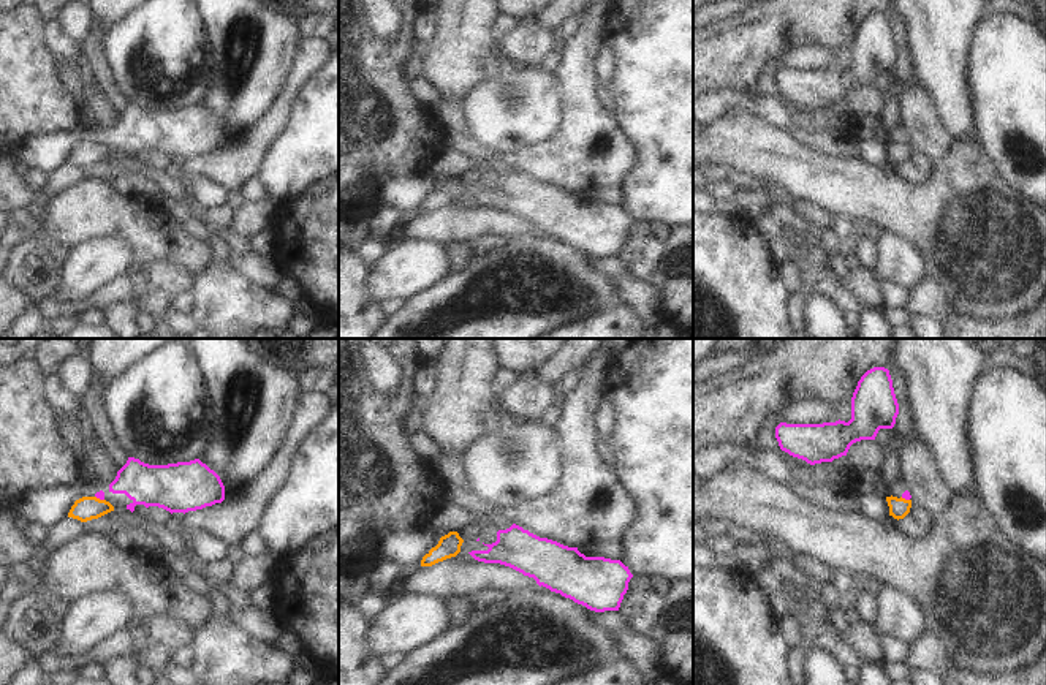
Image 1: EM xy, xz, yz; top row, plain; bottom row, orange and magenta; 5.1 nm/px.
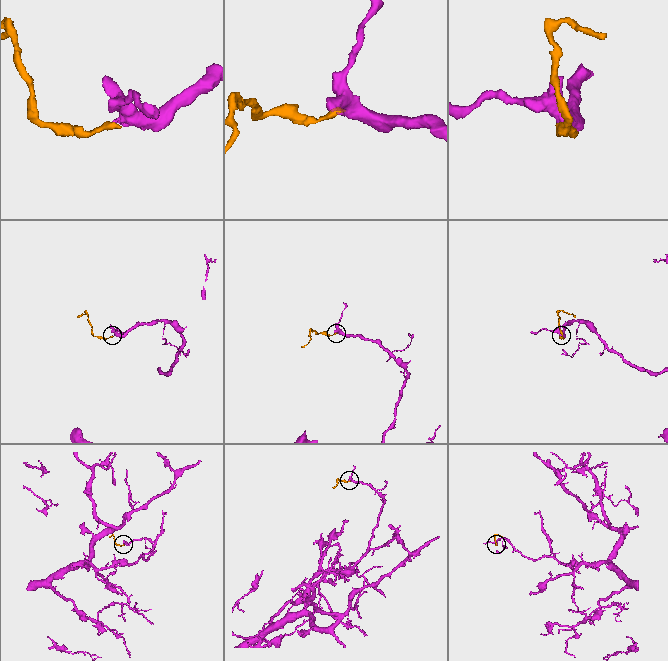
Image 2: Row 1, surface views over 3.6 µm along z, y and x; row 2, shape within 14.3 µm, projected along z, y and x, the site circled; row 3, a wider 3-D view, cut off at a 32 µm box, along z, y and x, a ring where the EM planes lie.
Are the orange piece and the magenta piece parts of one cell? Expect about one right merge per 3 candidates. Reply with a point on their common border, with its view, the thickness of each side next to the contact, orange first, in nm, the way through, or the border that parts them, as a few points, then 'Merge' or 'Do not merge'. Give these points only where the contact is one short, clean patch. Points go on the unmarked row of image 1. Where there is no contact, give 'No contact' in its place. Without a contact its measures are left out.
Touches orange at xy (98, 144). Thickness 120 nm (orange) against 40 nm. Boundary: xy (95, 141), (103, 146). Do not merge

